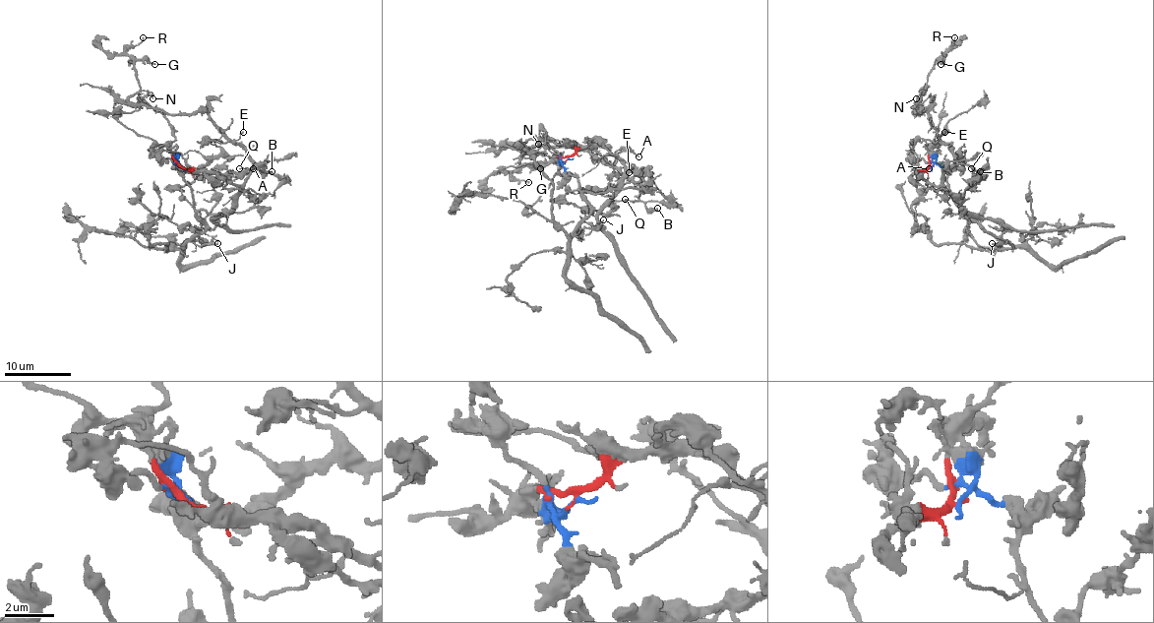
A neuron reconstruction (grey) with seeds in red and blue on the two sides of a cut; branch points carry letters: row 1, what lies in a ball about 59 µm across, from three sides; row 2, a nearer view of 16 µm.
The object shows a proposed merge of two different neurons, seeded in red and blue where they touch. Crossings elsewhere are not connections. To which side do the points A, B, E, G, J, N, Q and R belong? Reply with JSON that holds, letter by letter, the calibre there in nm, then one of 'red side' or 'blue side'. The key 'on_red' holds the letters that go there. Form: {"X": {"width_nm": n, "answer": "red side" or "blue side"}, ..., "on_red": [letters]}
{"A": {"width_nm": 130, "answer": "red side"}, "B": {"width_nm": 280, "answer": "red side"}, "E": {"width_nm": 130, "answer": "red side"}, "G": {"width_nm": 200, "answer": "red side"}, "J": {"width_nm": 140, "answer": "blue side"}, "N": {"width_nm": 140, "answer": "red side"}, "Q": {"width_nm": 110, "answer": "red side"}, "R": {"width_nm": 140, "answer": "red side"}, "on_red": ["A", "B", "E", "G", "N", "Q", "R"]}

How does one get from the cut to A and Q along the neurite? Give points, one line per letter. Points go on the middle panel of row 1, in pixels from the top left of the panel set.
A: (568, 159), (582, 148), (608, 148), (613, 153), (633, 151), (639, 155)
Q: (568, 159), (582, 148), (608, 148), (640, 176), (639, 198), (636, 201), (625, 199)

